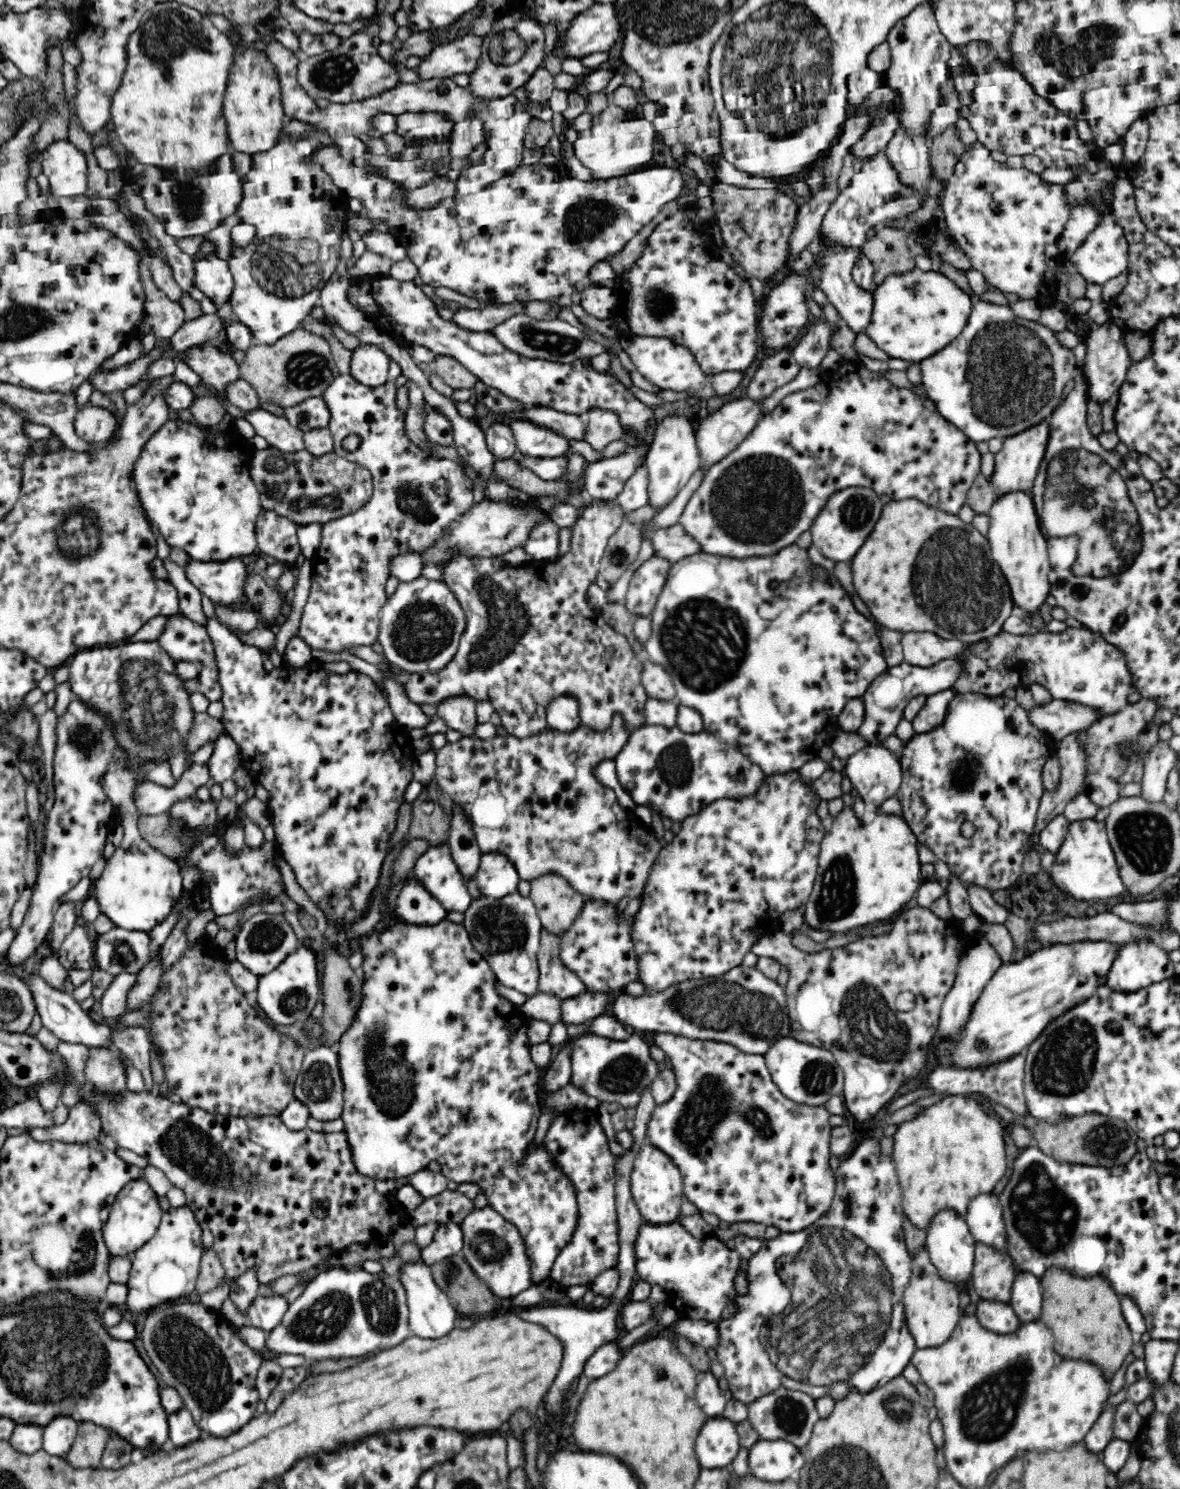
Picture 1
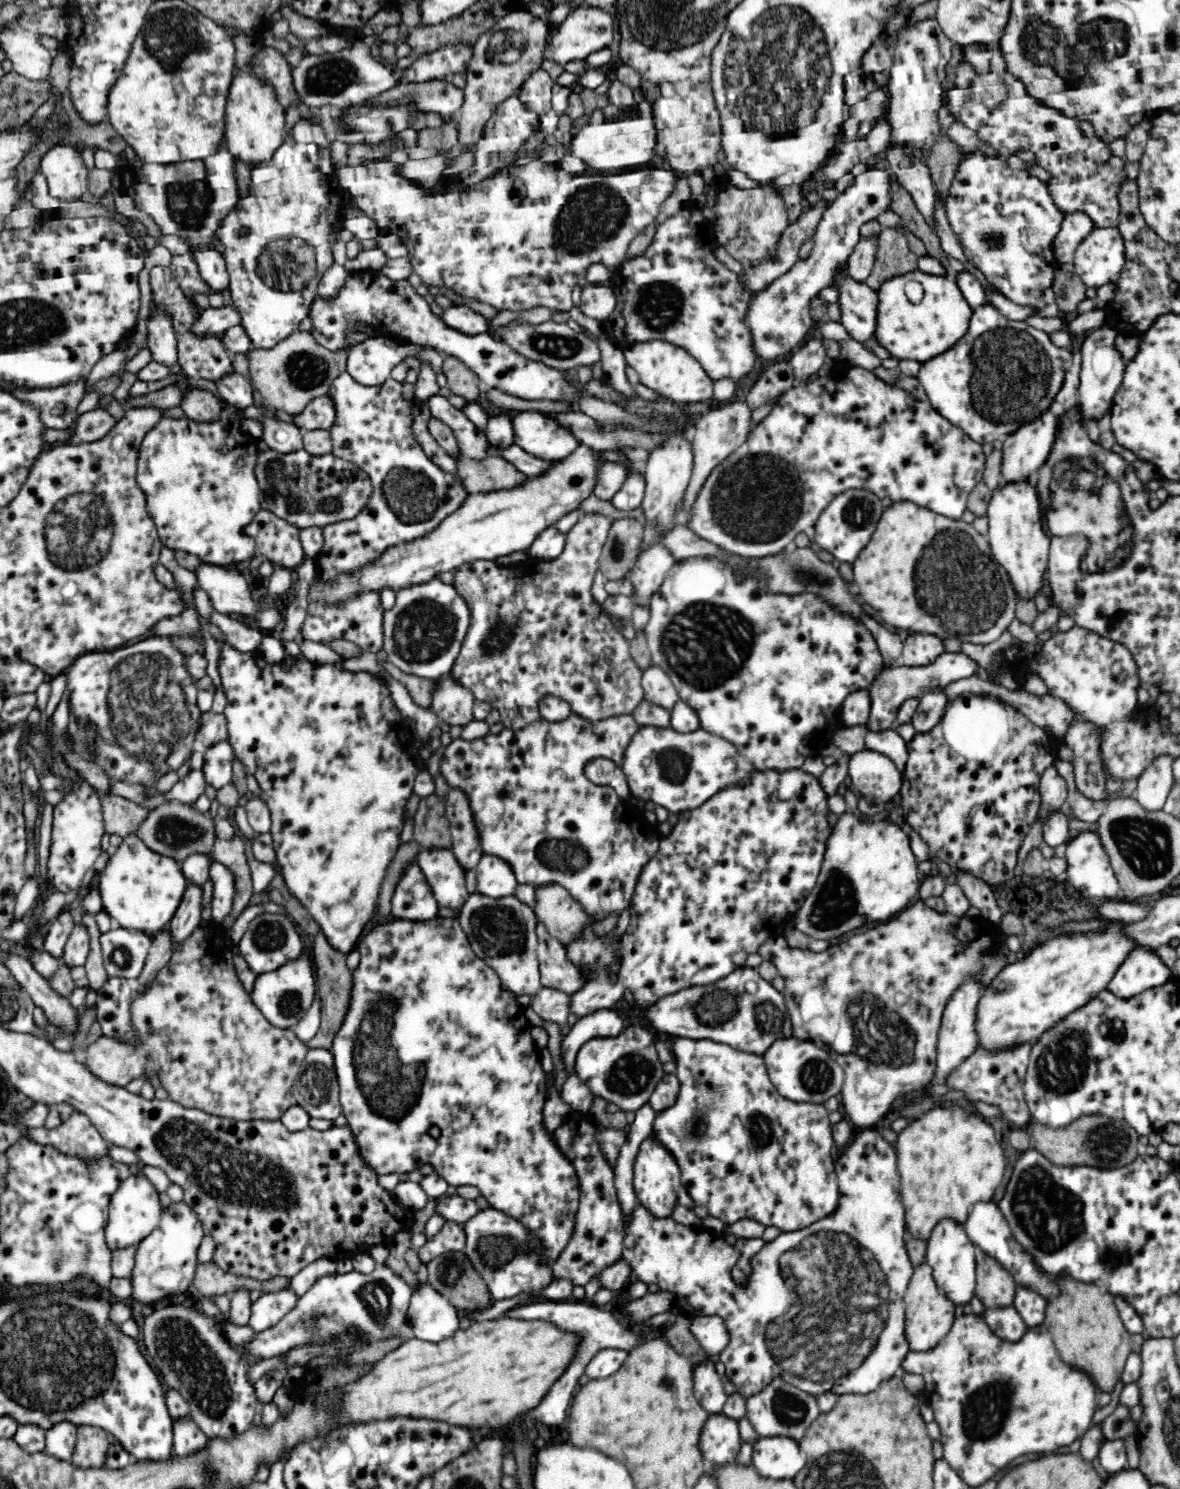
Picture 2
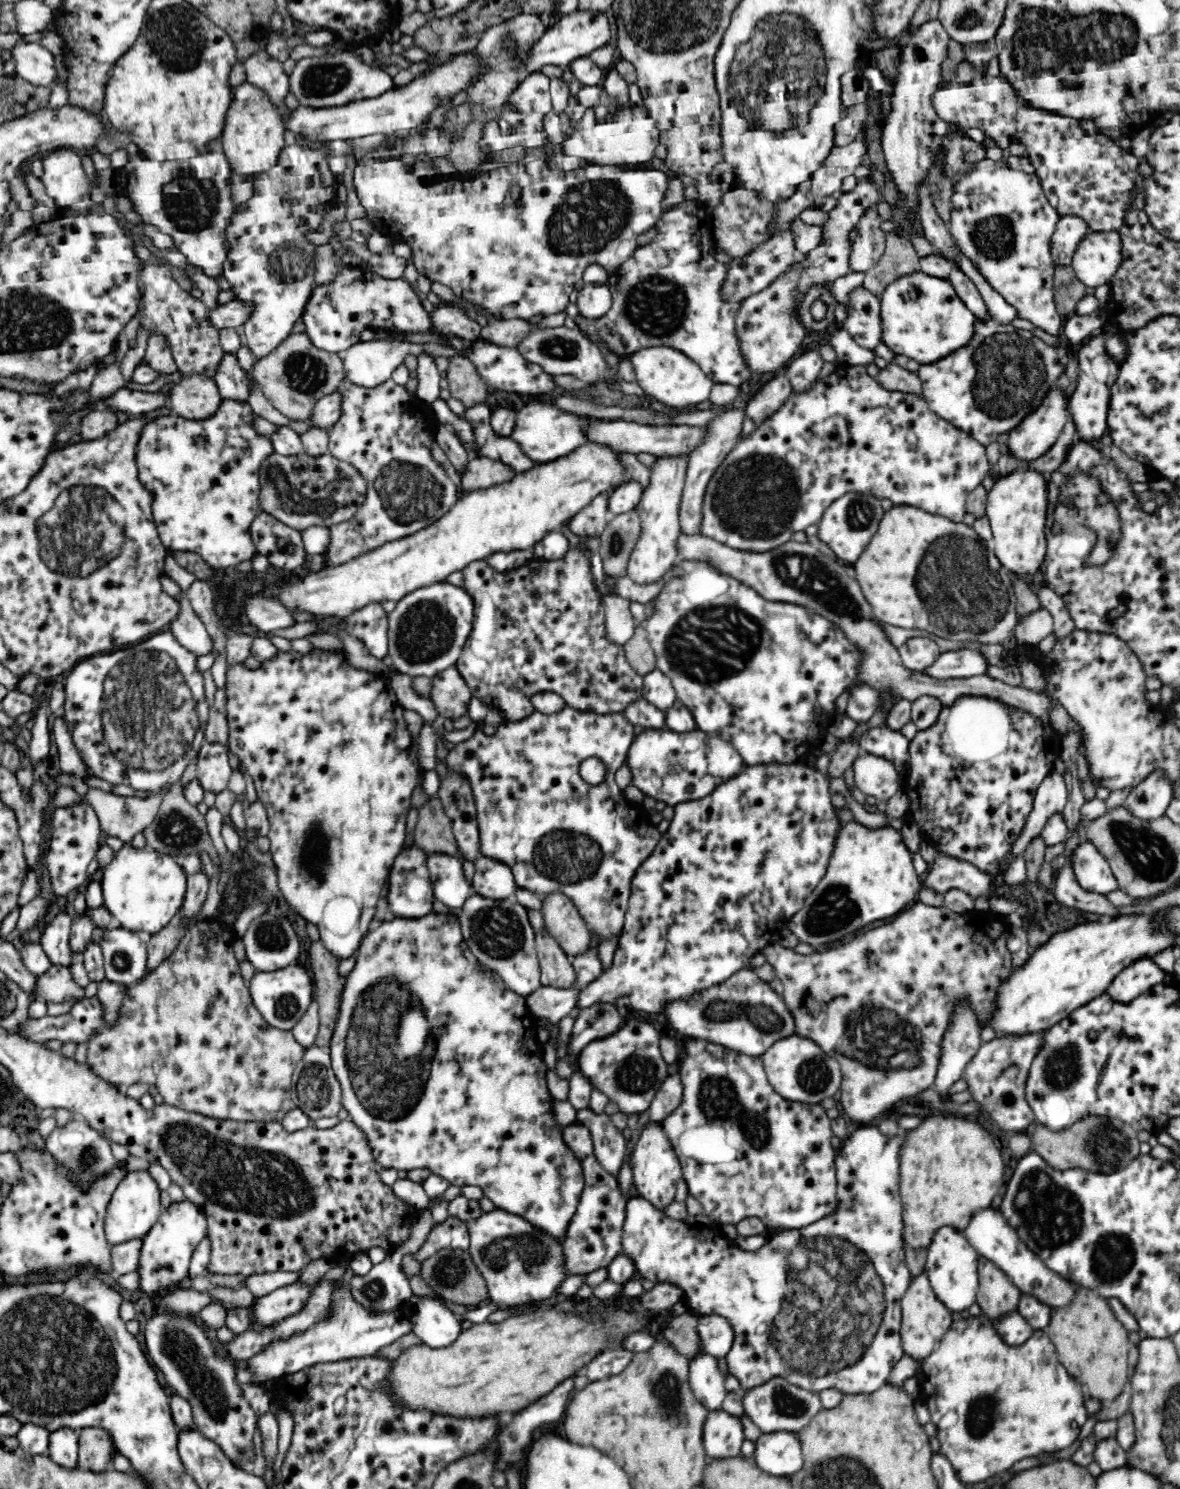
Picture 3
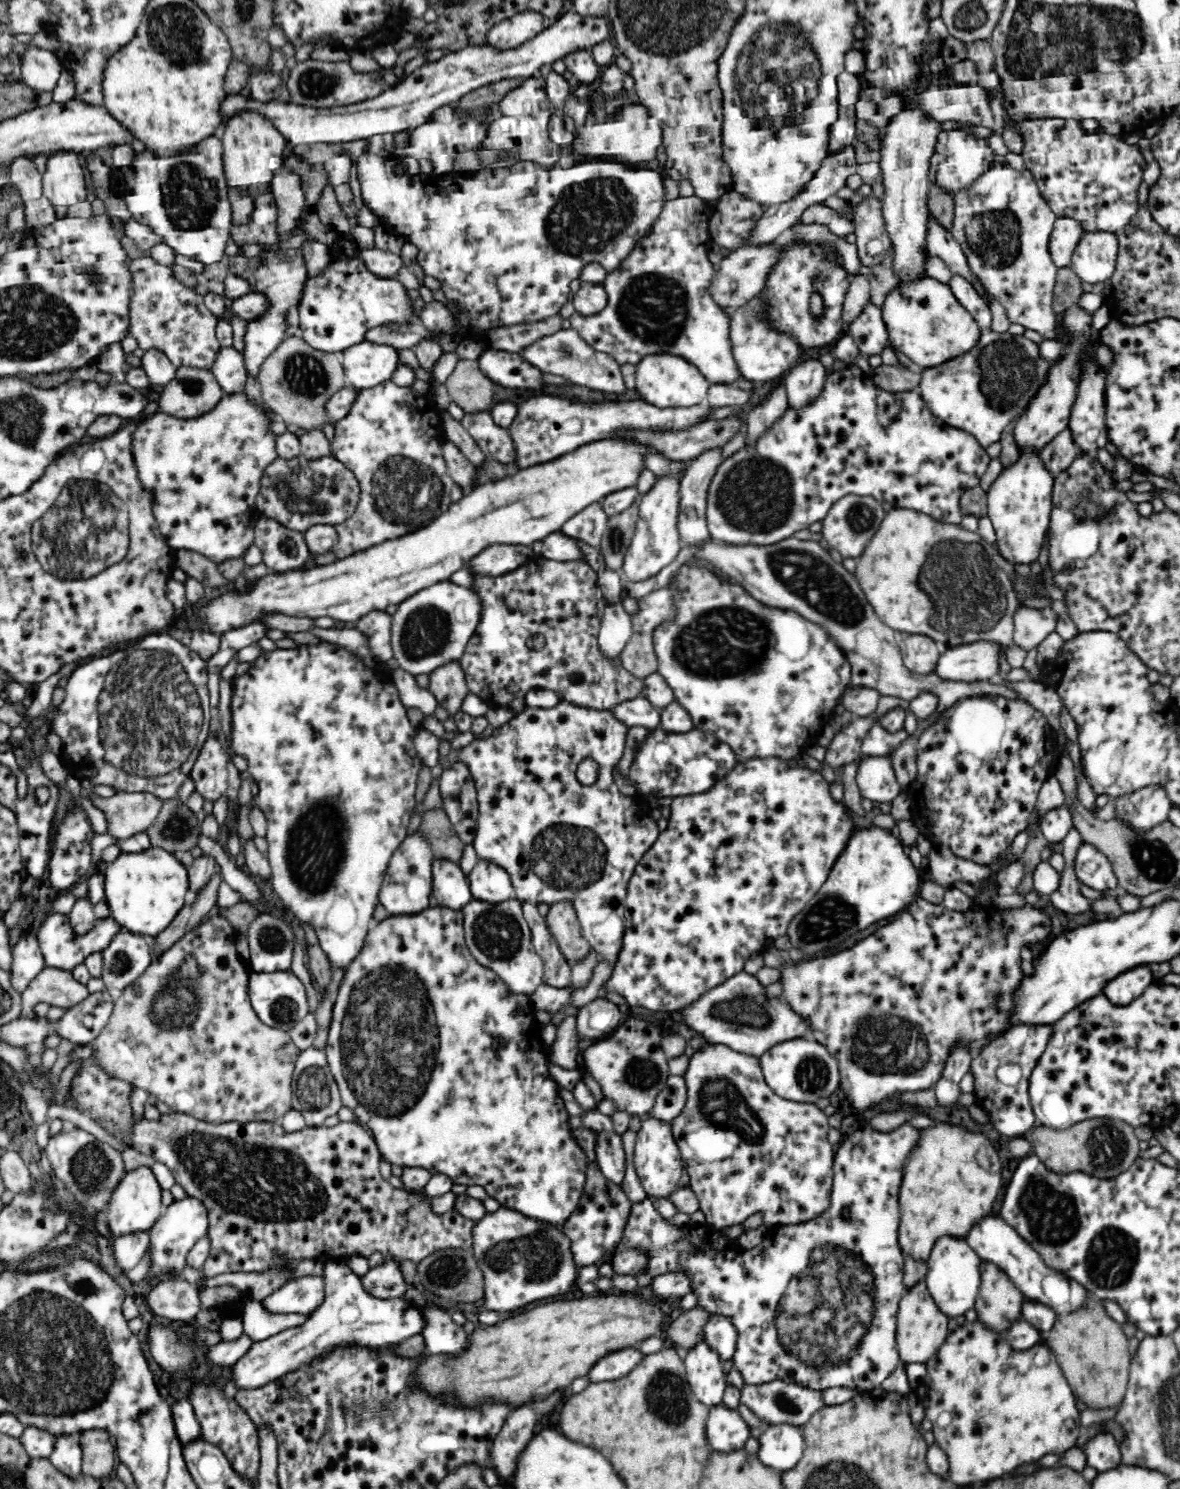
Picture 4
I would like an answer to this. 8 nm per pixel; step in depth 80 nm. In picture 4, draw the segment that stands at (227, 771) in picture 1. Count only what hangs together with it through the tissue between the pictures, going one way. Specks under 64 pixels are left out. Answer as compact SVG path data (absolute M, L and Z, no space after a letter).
M210 734L209 738L204 742L204 746L198 755L191 771L191 778L194 785L194 791L198 791L204 801L216 802L221 799L226 792L228 786L226 751L223 748L222 742L217 736Z

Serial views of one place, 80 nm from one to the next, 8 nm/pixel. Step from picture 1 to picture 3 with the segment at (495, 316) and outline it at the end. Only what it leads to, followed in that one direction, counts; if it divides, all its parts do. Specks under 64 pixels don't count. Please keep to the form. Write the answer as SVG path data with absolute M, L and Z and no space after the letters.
M440 303L434 305L434 310L430 312L430 321L432 321L432 327L434 330L444 335L452 335L460 337L464 341L474 341L479 337L480 324L476 320L472 320L464 314L464 312L450 304Z

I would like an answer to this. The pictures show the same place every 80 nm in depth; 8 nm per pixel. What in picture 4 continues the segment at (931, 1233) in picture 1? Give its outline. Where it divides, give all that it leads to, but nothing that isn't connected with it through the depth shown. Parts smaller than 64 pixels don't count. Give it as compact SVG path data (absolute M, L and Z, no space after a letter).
M944 1236L934 1244L927 1260L928 1271L924 1281L930 1297L948 1319L965 1316L968 1311L975 1308L975 1300L981 1286L982 1261L983 1259L967 1244L967 1240Z

